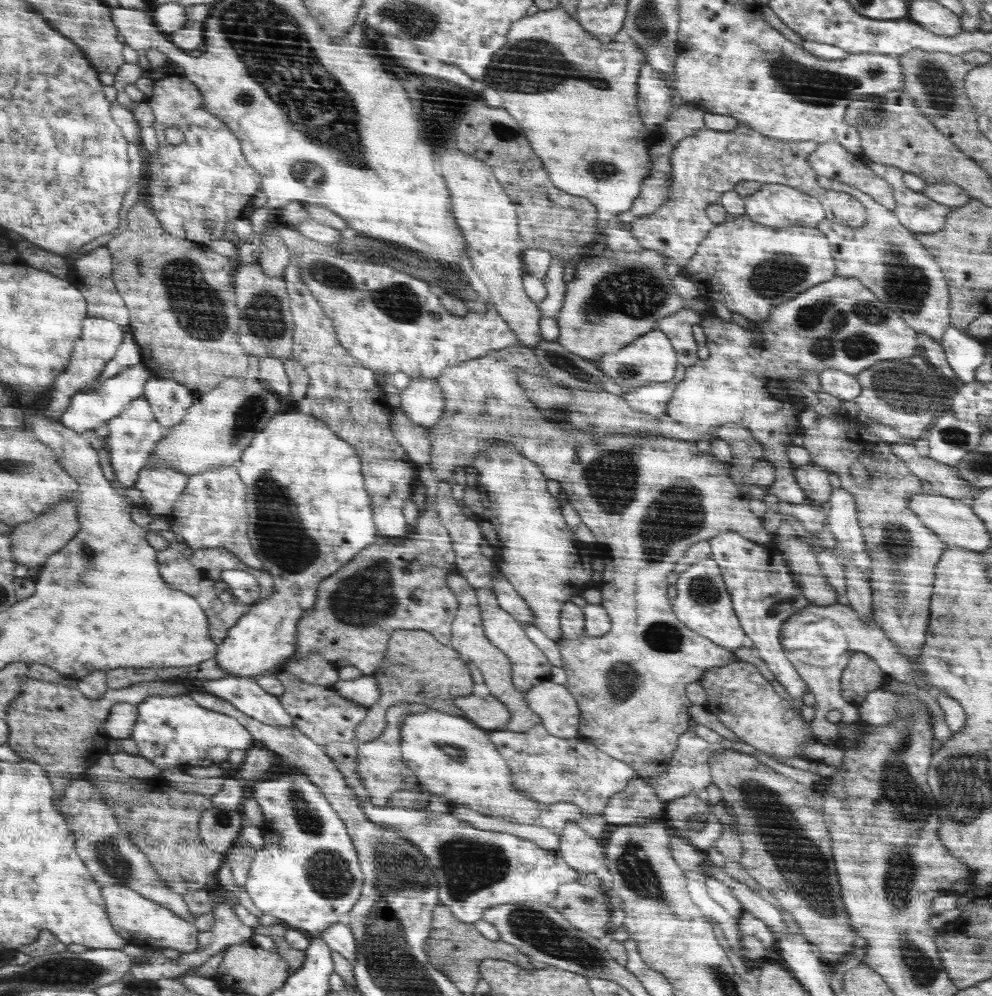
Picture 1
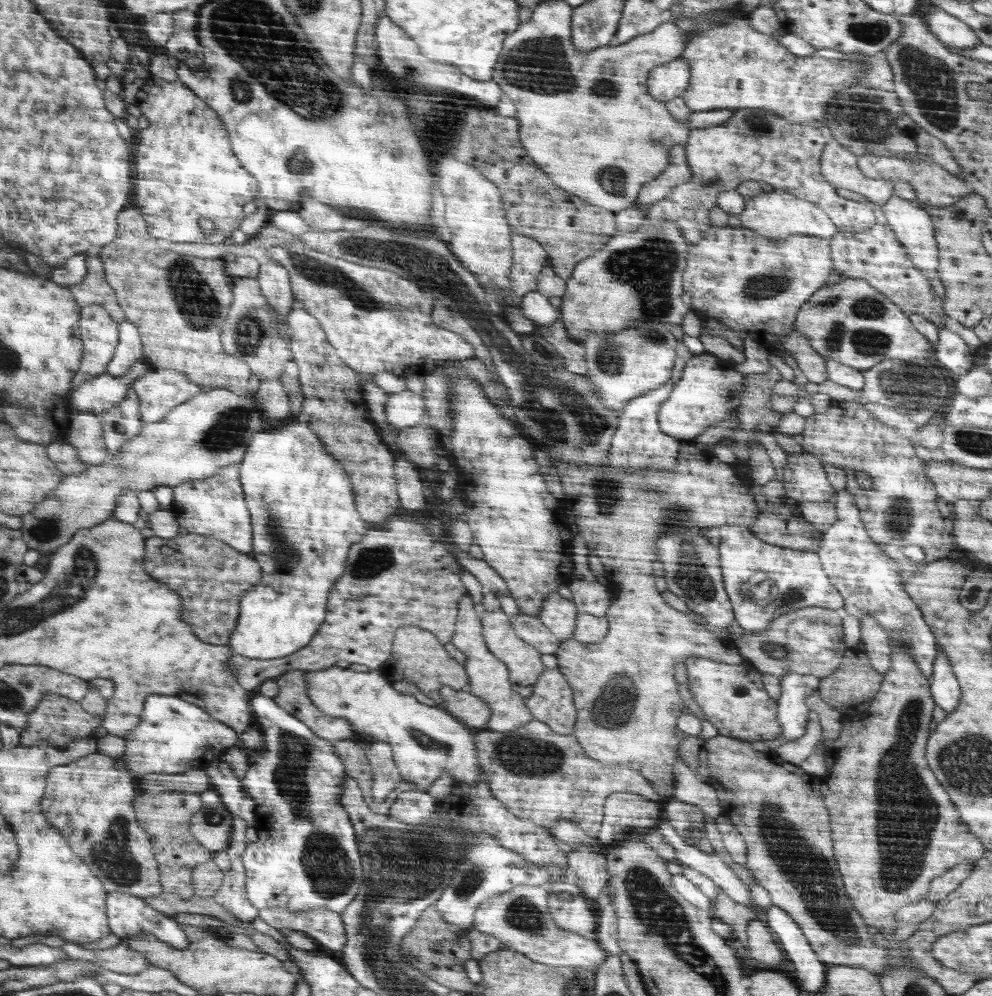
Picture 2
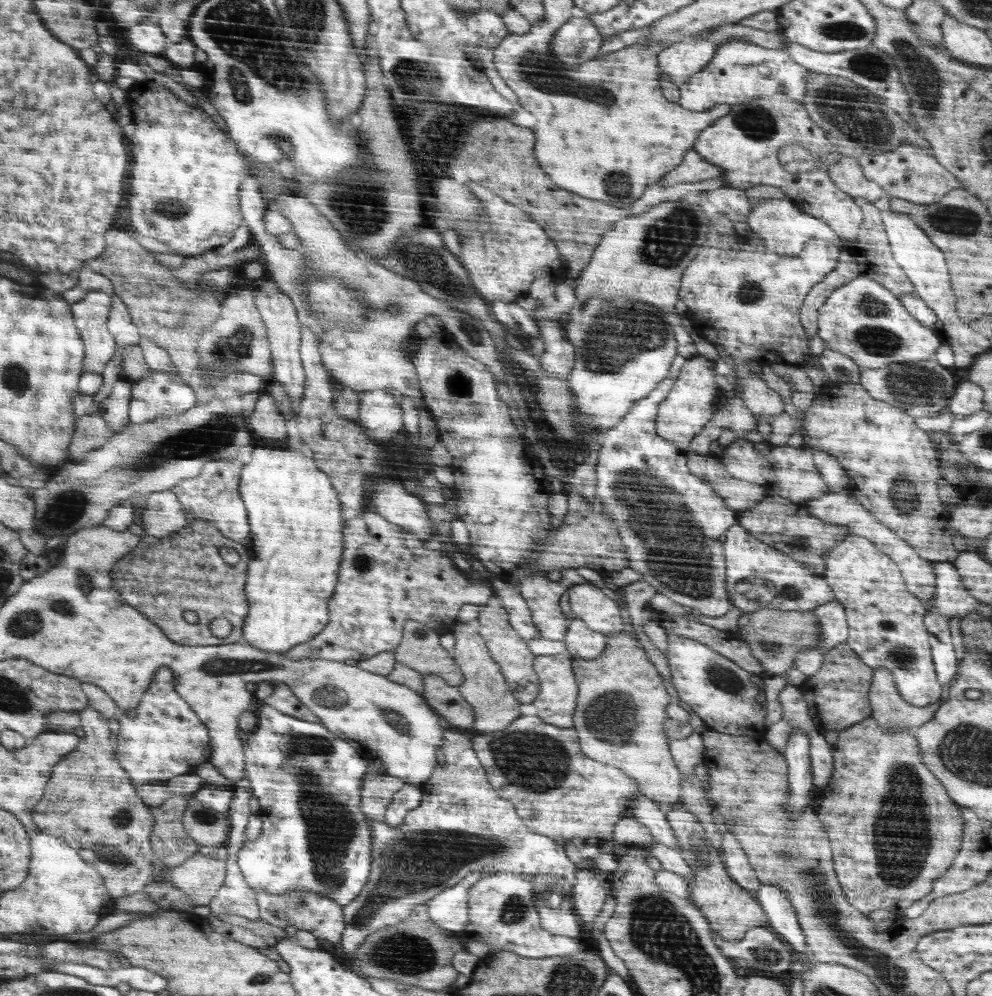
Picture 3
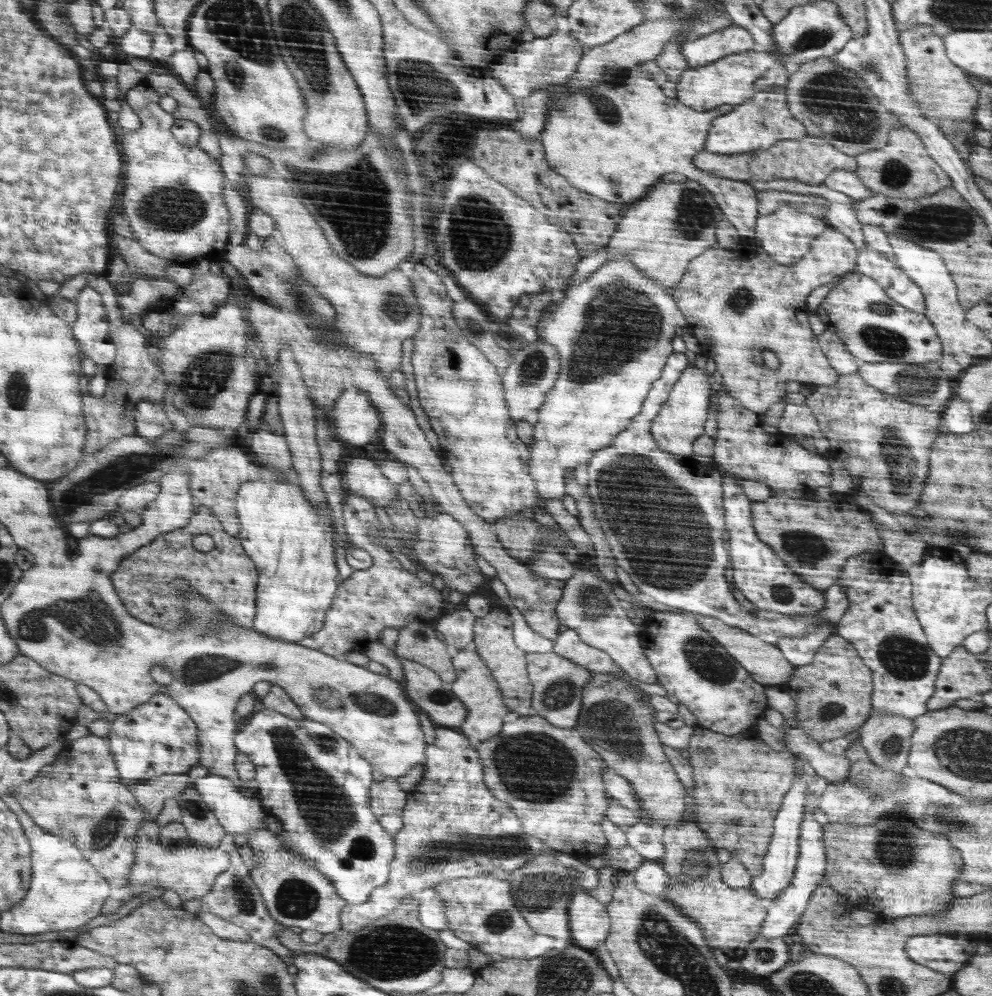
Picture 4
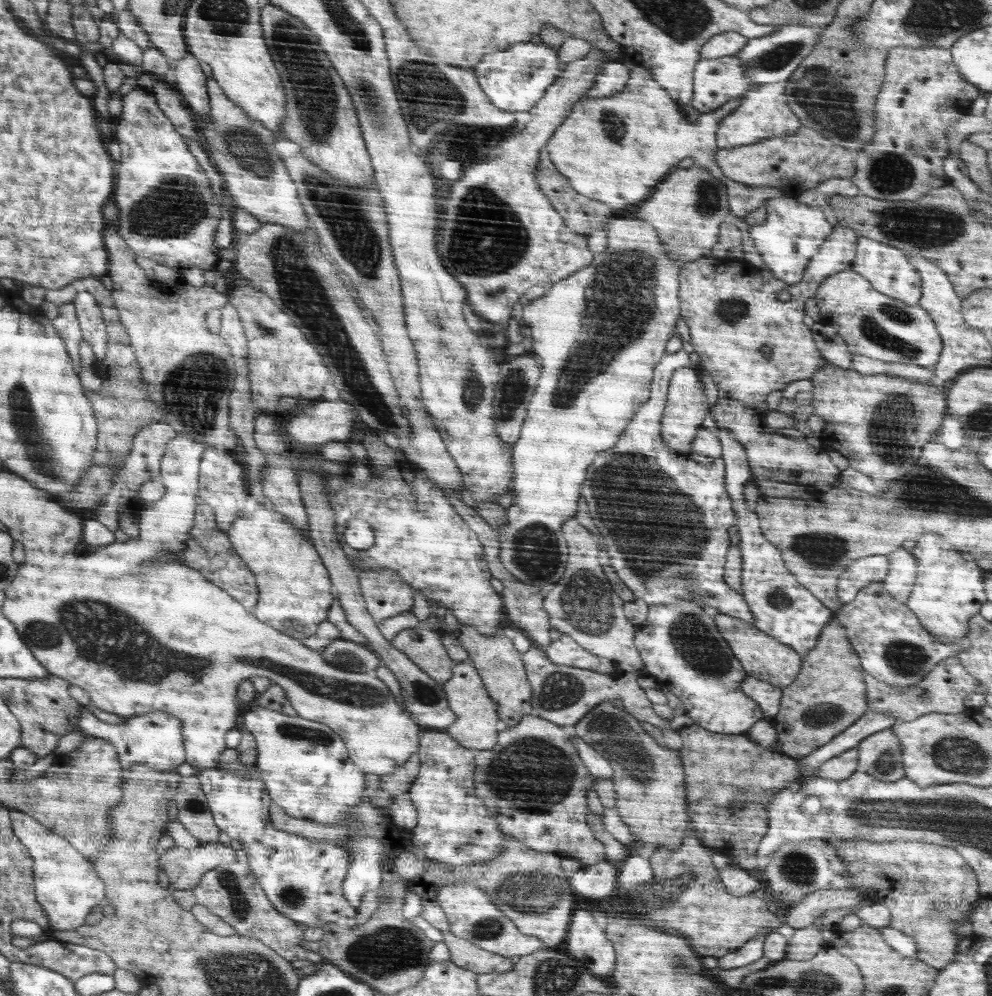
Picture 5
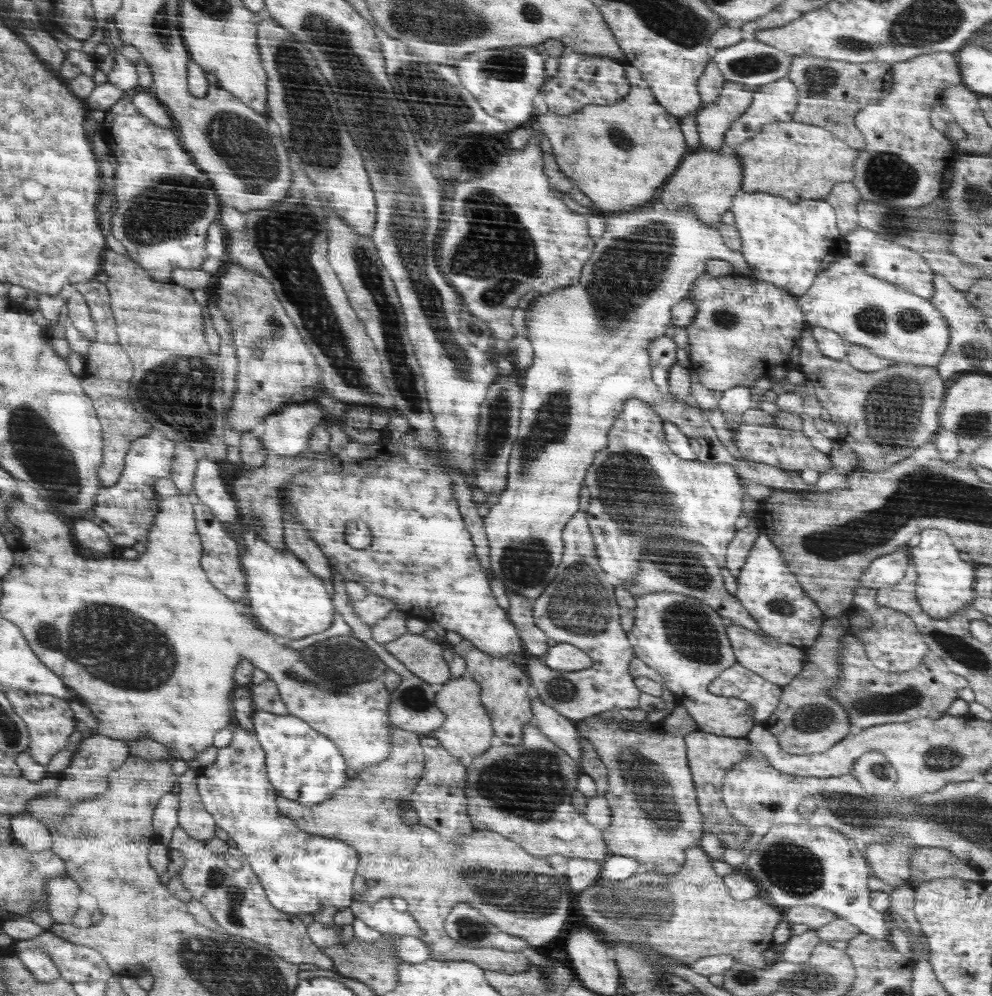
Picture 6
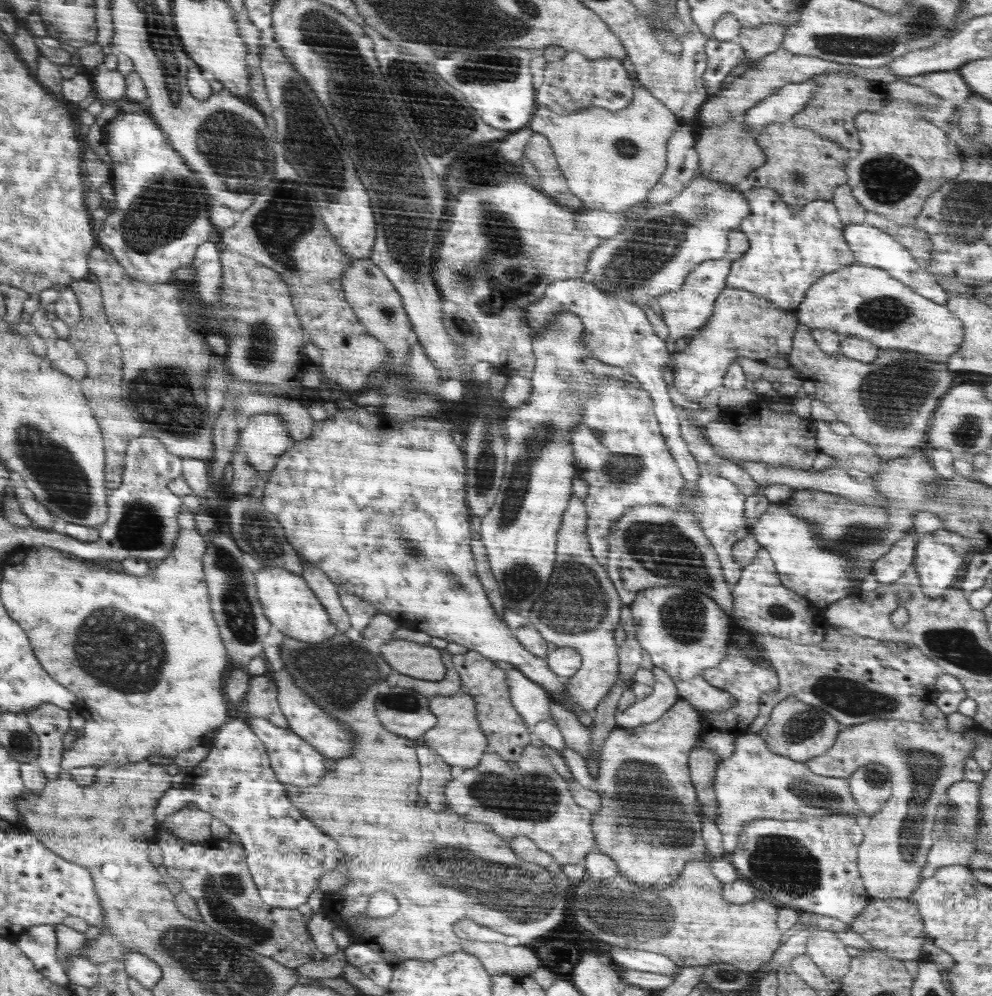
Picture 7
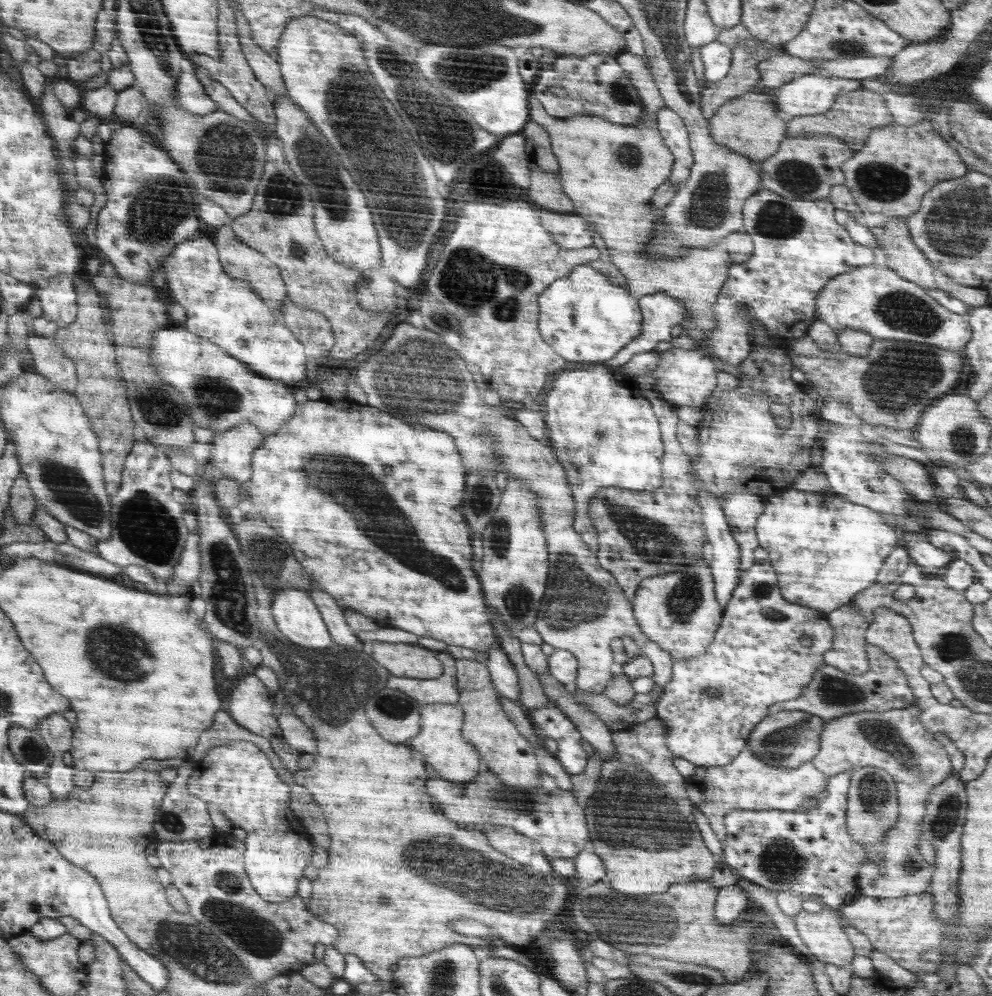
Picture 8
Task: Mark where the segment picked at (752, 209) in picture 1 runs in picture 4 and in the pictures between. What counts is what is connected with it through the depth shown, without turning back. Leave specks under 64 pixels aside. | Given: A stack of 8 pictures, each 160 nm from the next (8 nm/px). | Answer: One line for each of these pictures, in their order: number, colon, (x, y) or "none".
2: (776, 214)
3: (786, 227)
4: (787, 234)

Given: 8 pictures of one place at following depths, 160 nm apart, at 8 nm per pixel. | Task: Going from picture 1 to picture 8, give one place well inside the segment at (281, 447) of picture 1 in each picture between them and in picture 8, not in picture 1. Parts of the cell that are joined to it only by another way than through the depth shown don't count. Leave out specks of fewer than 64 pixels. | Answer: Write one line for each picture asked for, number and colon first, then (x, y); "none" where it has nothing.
2: (286, 472)
3: (295, 540)
4: (290, 540)
5: (294, 597)
6: (284, 596)
7: (289, 604)
8: (296, 615)

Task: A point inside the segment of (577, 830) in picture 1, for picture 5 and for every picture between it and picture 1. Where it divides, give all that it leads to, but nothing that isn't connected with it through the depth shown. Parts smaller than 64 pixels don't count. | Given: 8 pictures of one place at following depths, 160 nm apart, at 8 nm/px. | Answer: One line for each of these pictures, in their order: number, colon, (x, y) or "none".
2: (587, 866)
3: (587, 892)
4: (590, 926)
5: (587, 942)

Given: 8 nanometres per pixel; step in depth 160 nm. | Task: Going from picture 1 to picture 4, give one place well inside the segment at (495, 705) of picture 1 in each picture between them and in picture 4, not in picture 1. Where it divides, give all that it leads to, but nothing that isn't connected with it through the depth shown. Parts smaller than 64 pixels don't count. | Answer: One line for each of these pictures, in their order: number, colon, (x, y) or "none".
2: (474, 711)
3: (446, 700)
4: (435, 697)

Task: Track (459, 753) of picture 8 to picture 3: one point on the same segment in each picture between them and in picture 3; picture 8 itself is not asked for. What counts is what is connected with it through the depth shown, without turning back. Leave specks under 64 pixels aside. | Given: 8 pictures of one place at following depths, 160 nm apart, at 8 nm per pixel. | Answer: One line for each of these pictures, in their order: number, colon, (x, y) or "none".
3: (485, 687)
4: (475, 685)
5: (475, 727)
6: (467, 730)
7: (458, 738)

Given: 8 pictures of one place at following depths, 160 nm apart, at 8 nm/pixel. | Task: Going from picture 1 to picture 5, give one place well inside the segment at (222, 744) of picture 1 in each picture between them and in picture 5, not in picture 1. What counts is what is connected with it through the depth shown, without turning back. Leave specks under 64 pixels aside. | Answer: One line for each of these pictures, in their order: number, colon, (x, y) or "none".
2: (175, 736)
3: (167, 739)
4: (159, 738)
5: (156, 739)

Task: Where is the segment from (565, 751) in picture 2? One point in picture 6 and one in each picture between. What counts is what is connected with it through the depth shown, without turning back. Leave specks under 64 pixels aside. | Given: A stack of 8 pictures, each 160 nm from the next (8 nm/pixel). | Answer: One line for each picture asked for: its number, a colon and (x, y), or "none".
3: (559, 792)
4: (552, 778)
5: (533, 778)
6: (523, 792)

